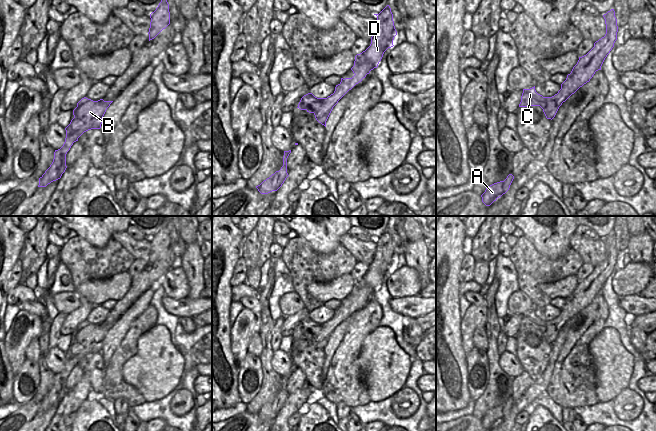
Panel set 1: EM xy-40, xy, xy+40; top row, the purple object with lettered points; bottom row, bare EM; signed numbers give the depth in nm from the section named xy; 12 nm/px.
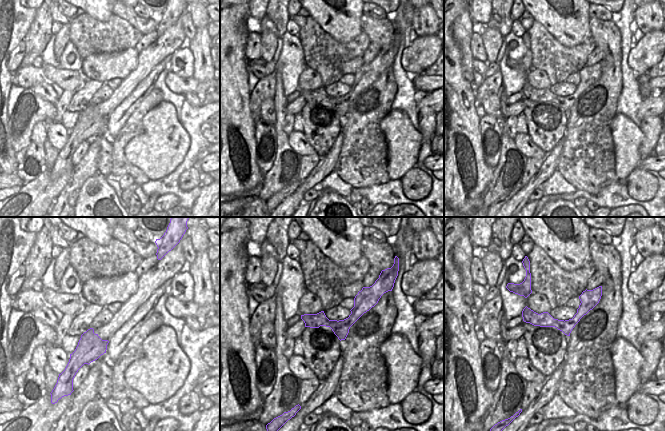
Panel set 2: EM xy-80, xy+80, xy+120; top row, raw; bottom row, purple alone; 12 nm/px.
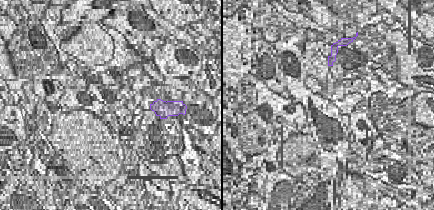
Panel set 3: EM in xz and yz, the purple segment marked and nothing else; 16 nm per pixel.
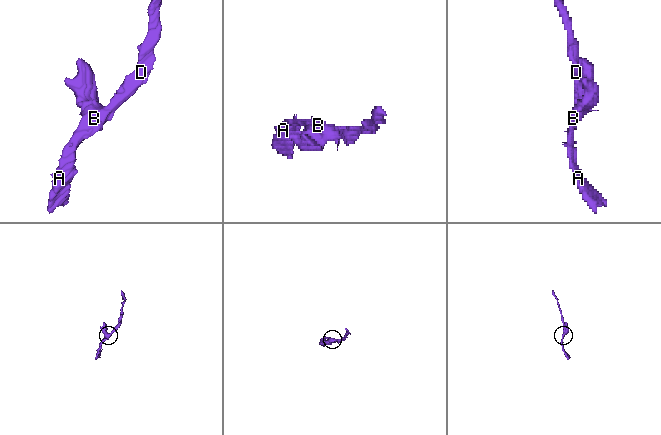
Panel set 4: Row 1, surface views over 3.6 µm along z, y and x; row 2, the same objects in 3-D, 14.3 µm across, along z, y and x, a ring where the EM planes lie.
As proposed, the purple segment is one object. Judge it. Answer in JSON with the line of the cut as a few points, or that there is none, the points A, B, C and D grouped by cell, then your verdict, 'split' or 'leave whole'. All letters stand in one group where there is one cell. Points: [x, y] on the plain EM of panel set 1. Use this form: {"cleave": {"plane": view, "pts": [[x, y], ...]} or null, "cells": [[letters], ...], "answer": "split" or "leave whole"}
{"cleave": {"plane": "xy", "pts": [[319, 322], [298, 331]]}, "cells": [["A", "B", "D"], ["C"]], "answer": "split"}

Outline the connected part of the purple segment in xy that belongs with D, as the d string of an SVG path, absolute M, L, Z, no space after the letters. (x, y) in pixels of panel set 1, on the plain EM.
M387 229L377 240L378 254L371 261L370 270L360 278L355 280L354 290L351 292L355 298L352 302L341 302L341 306L336 309L333 318L327 322L319 322L304 331L297 331L315 339L316 344L326 351L326 345L338 325L356 308L362 305L371 294L378 291L384 276L393 271L394 261L397 255L394 250L391 232Z

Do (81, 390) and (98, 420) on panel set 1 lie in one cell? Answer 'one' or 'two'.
two

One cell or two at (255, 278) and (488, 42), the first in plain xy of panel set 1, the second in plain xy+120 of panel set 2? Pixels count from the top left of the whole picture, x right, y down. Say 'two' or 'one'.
one

